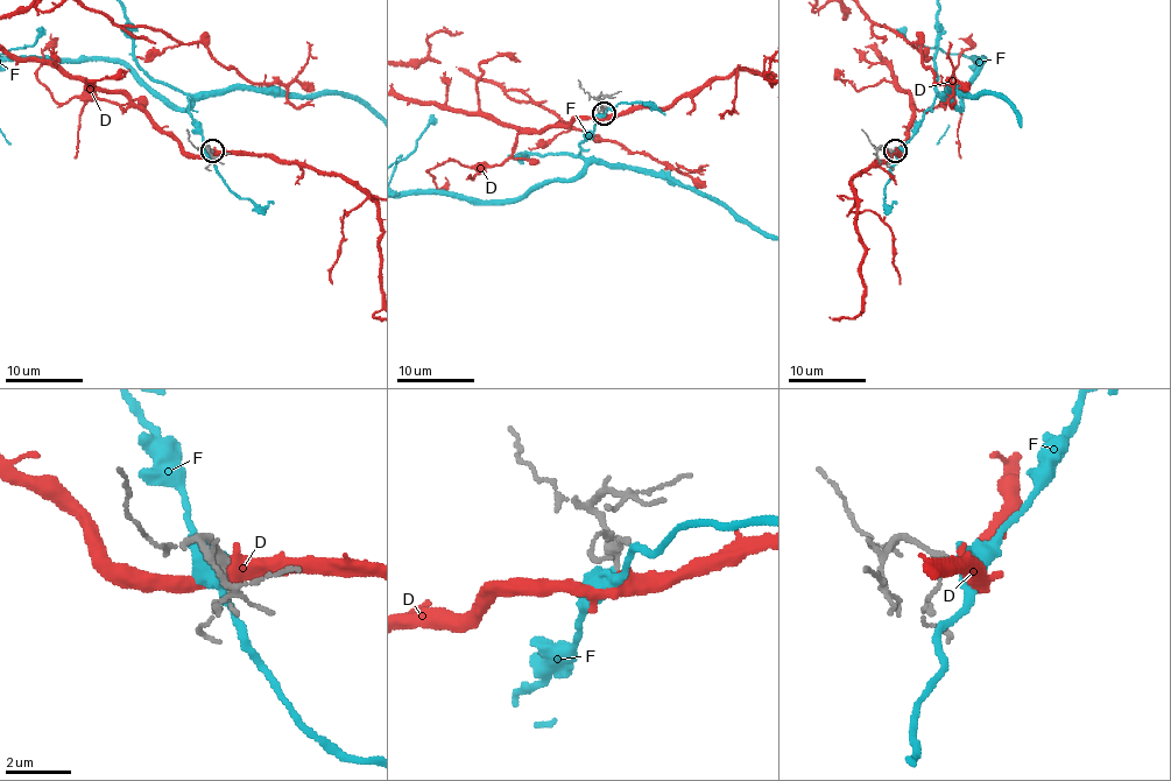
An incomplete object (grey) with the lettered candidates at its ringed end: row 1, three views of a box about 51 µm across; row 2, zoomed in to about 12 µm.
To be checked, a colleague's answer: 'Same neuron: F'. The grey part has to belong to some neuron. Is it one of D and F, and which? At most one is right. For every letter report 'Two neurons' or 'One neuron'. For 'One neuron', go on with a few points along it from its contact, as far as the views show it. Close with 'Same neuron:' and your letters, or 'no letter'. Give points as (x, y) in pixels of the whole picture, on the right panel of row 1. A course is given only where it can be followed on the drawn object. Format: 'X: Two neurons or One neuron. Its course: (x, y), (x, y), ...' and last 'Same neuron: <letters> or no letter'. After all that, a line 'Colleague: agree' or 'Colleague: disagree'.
D: One neuron
F: Two neurons
Same neuron: D
Colleague: disagree

